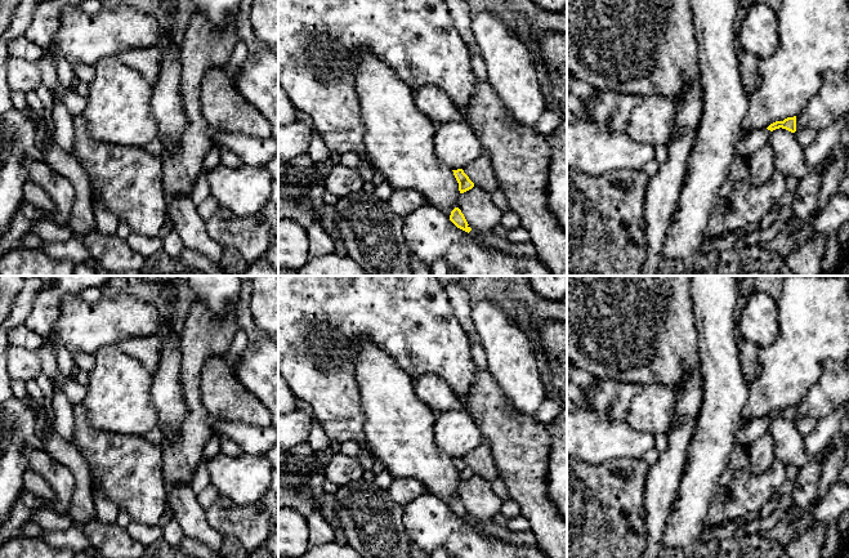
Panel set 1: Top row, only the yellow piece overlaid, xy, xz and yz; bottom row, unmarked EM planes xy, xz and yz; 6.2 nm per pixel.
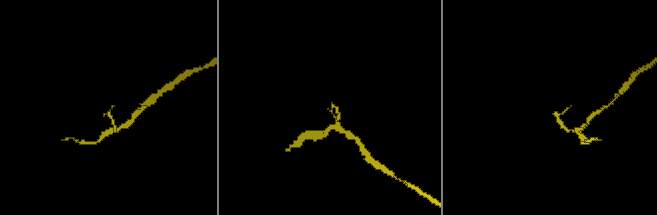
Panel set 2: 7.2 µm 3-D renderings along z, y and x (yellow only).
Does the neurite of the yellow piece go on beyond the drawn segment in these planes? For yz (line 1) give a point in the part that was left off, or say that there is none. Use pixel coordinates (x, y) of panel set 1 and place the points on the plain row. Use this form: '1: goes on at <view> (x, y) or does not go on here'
1: does not go on here

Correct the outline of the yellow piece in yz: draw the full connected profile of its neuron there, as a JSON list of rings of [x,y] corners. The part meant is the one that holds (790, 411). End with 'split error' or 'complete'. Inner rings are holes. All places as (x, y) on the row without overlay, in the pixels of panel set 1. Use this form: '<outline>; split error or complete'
[[[796,405],[787,406],[783,410],[776,410],[776,411],[770,412],[767,418],[773,420],[779,416],[786,418],[791,421],[795,421],[796,420]]]; complete

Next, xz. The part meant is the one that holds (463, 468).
[[[463,457],[452,459],[452,460],[459,472],[460,482],[464,482],[474,476],[474,472],[469,468],[469,465],[464,461]]]; complete

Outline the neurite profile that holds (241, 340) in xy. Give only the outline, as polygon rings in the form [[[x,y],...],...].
[[[238,329],[229,351],[224,354],[224,360],[232,366],[232,369],[234,367],[237,360],[243,354],[250,342],[251,339],[249,334]]]

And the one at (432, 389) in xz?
[[[423,374],[414,379],[414,385],[419,398],[435,414],[461,409],[453,390],[442,376]]]

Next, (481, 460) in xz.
[[[486,439],[463,459],[474,472],[474,476],[482,477],[490,482],[493,482],[497,478],[499,472],[493,460],[492,450]]]

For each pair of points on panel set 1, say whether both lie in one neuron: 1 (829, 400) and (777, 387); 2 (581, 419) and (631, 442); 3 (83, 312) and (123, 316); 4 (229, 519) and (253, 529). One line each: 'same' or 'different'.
1: different
2: same
3: same
4: same

